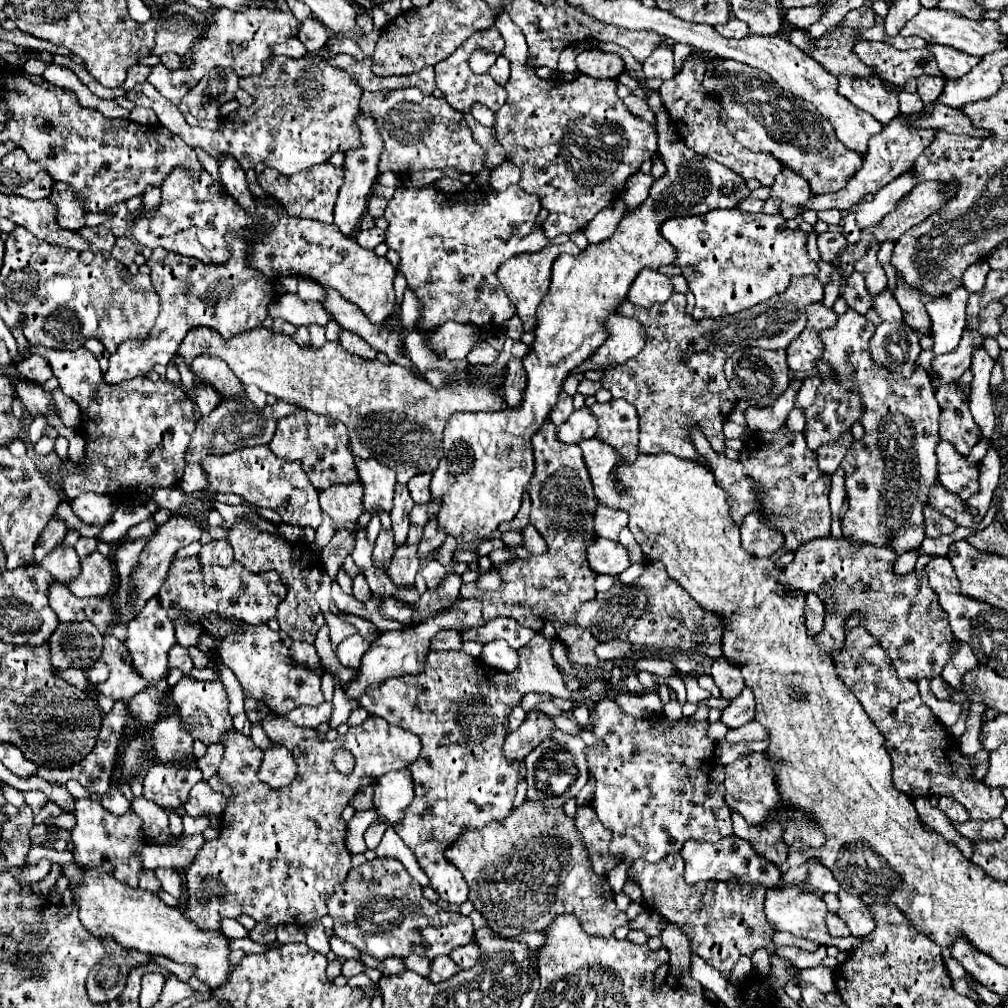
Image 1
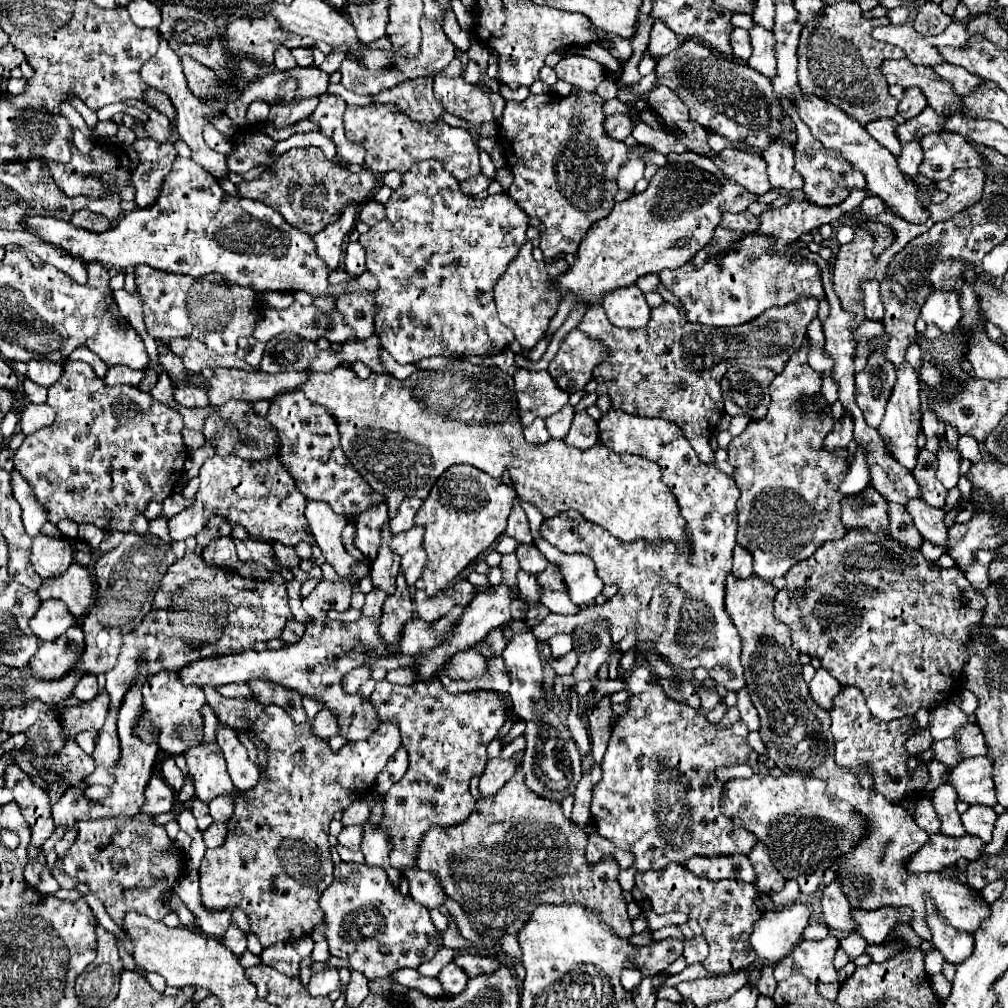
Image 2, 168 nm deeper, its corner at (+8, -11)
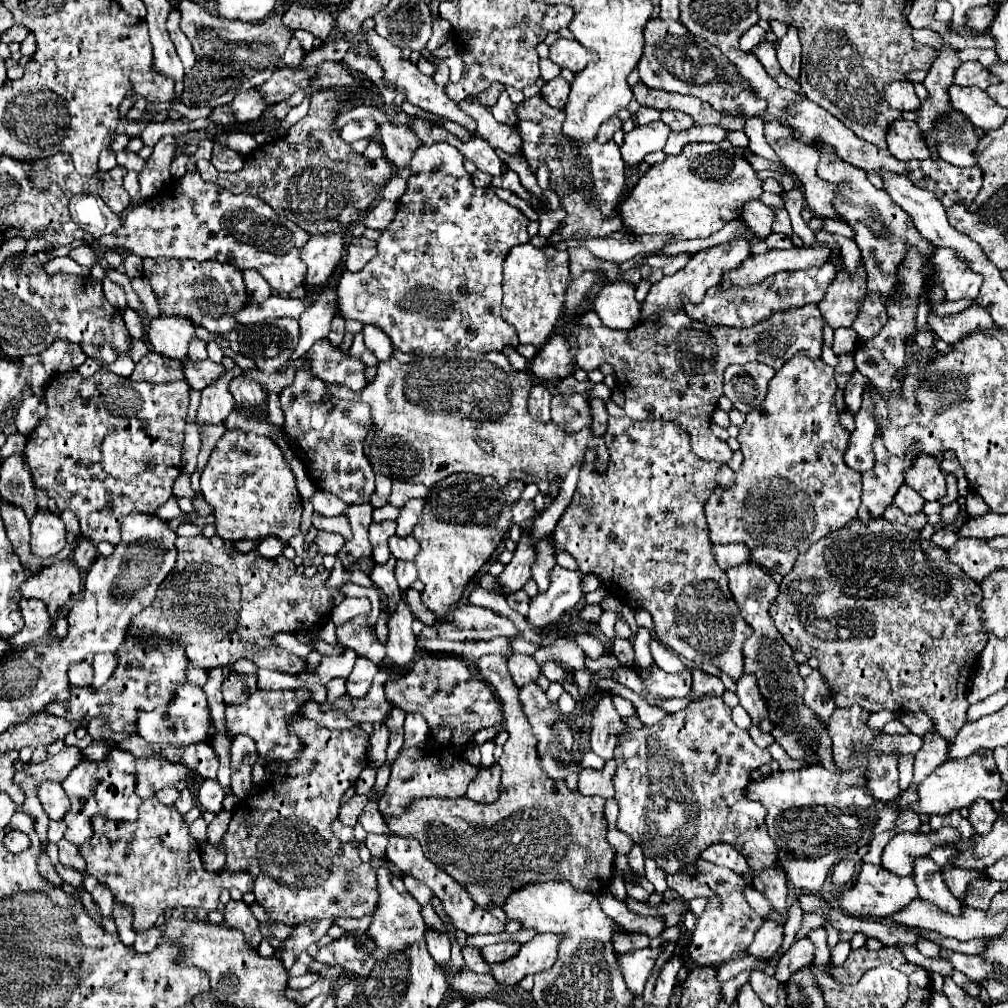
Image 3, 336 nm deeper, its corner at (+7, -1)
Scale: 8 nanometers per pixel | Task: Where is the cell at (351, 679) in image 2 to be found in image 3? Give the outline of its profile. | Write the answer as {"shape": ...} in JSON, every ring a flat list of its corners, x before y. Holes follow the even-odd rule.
{"shape":[[357,658,353,672,347,680,347,694,351,698,363,698,367,694,367,690,371,688,371,680,377,672,379,672,379,668,373,662,369,662,367,658]]}

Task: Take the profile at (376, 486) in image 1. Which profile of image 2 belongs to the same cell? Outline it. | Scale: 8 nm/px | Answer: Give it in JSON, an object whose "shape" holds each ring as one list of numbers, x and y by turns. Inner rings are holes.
{"shape":[[384,502,372,504,368,510,358,514,358,520,354,522,354,544,358,550,362,550,366,556,370,556,372,560,376,558,378,546,382,542,380,534,382,534,382,526,388,520,388,510]]}

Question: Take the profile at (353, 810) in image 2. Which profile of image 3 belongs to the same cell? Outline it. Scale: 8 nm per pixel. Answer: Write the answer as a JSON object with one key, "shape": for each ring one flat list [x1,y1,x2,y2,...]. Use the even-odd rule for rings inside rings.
{"shape":[[355,794,349,802,345,802,345,804,341,806,341,810,339,810,339,820,341,820,343,824,347,824,347,826,355,826,357,820,359,820,359,816,361,816,361,812,363,812,363,808,365,808,365,802,367,802,367,796]]}

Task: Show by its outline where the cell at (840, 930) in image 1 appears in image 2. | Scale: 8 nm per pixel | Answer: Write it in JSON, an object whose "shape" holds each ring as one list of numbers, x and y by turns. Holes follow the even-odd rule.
{"shape":[[826,936,822,940,802,940,792,954,774,966,774,978,782,982,792,974,802,974,812,984,838,982,838,972,832,964,838,942,840,940,836,936]]}

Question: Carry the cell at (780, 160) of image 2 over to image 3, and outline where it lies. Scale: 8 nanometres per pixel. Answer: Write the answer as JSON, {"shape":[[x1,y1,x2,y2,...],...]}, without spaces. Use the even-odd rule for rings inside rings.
{"shape":[[789,26,787,36,781,40,781,44,777,48,777,58,779,58,779,64,781,64,783,72,789,74,791,78,799,80,801,44,799,44,799,38,797,38,797,30,793,30,793,26]]}

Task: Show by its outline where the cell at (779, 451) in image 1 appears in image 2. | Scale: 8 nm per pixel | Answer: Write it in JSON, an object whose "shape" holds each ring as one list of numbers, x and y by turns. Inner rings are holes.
{"shape":[[804,338,800,350,790,356,784,370,770,384,770,408,762,420,752,422,740,436,736,436,728,446,728,462,734,466,734,480,740,488,738,498,738,544,748,548,754,556,754,572,770,582,776,576,784,576,796,562,810,558,824,542,838,540,848,530,840,520,840,500,836,496,836,484,846,476,846,458,848,452,840,452,840,456,832,456,832,452,824,452,820,442,832,430,834,422,830,418,810,420,806,412,800,410,800,398,806,394,818,394,822,378,808,364,810,340]]}

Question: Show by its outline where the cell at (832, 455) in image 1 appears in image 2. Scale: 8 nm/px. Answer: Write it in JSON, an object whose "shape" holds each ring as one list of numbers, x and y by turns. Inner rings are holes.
{"shape":[[846,414,840,422,834,424,832,432,824,438,824,444,822,448,828,450,828,452,836,452,836,450,842,450,842,448,848,448,848,444,852,442,852,418]]}

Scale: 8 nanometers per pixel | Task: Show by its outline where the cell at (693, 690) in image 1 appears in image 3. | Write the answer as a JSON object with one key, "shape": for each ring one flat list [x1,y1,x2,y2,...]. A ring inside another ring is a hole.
{"shape":[[615,638,613,640,613,654,615,658,623,664,623,666,631,666,635,656,633,656,633,646,629,640,621,640,621,638]]}

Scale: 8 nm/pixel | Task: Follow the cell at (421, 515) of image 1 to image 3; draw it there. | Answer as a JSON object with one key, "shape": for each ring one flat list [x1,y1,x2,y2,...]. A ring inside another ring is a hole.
{"shape":[[391,536,389,538,389,550,397,560,405,560,405,562,413,562,417,552,419,552,419,542,409,536,409,538,397,538]]}

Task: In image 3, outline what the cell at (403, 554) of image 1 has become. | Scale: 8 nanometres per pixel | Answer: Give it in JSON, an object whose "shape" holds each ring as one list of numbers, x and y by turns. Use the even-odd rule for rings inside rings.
{"shape":[[401,602,401,606,397,606,397,614,389,618,389,640,387,640,387,658,401,670,405,670,411,664,413,654,417,650,411,622,413,622,411,610,409,606,405,606,405,602]]}

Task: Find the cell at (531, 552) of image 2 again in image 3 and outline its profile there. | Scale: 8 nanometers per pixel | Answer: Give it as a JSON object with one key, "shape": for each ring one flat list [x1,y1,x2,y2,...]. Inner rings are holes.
{"shape":[[543,538,541,542,537,542,537,562,533,562,533,580,537,582,539,590,549,588,549,574,555,564,555,548,547,538]]}

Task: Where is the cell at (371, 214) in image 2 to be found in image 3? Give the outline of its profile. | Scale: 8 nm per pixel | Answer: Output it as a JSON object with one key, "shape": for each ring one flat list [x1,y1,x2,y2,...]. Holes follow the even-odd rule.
{"shape":[[393,176,387,182,387,186,383,188,383,198,389,200,389,202,397,202,397,198,403,196,405,188,407,188,407,180,405,178,399,178,399,176]]}

